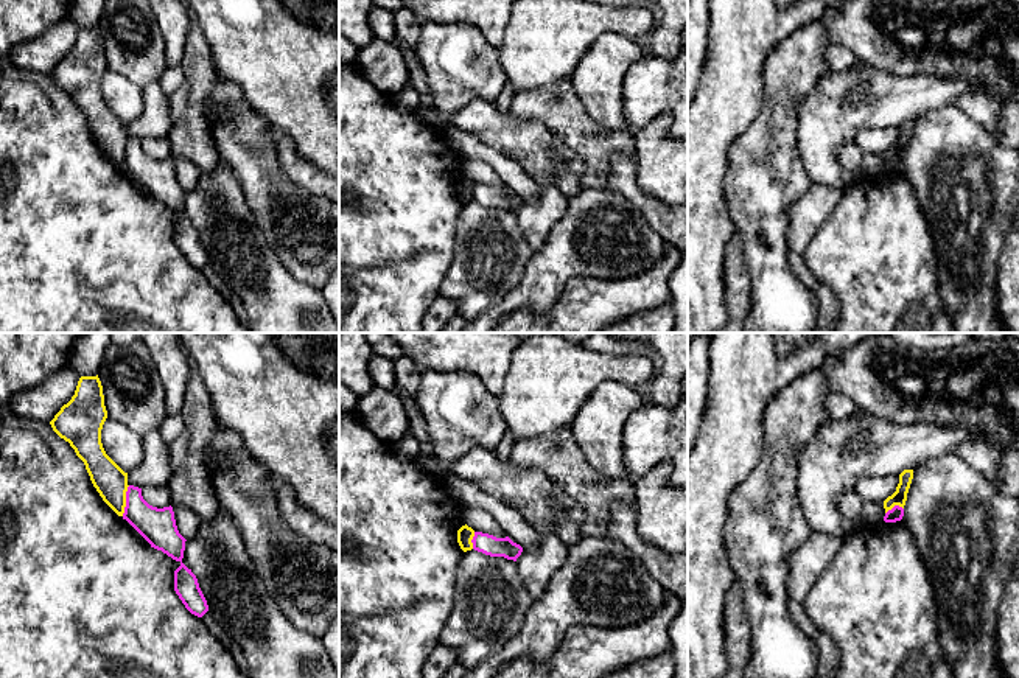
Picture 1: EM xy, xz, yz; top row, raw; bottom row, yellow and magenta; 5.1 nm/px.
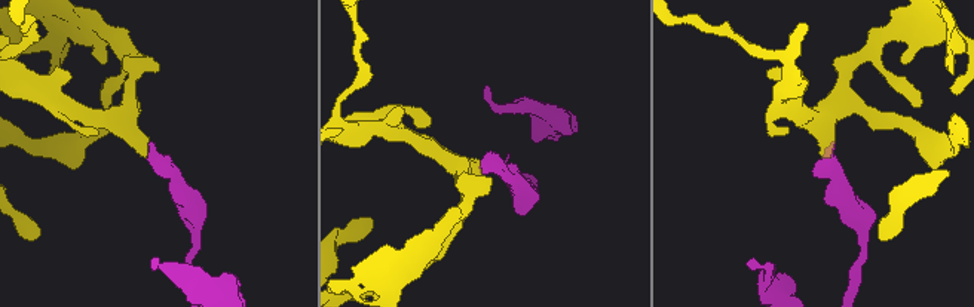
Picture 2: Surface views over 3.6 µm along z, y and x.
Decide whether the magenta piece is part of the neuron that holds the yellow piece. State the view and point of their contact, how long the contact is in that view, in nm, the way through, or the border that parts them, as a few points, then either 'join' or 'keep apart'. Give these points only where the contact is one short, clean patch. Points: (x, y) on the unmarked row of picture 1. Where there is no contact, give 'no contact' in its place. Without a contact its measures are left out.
contact xy (125, 153); length 170 nm; border xy (129, 137), (122, 167); keep apart

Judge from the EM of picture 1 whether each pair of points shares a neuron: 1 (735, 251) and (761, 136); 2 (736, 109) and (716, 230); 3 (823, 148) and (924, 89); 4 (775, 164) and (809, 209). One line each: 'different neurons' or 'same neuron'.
1: different neurons
2: same neuron
3: same neuron
4: different neurons

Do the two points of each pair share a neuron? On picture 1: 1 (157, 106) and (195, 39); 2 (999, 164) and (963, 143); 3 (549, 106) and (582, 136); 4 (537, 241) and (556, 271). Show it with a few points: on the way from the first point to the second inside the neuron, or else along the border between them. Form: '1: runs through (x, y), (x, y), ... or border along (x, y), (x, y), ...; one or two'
1: border along (170, 98), (171, 129), (167, 134); two
2: runs through (990, 159), (982, 151), (973, 151); one
3: runs through (557, 111), (574, 128); one
4: border along (560, 216), (548, 238), (534, 252); two

